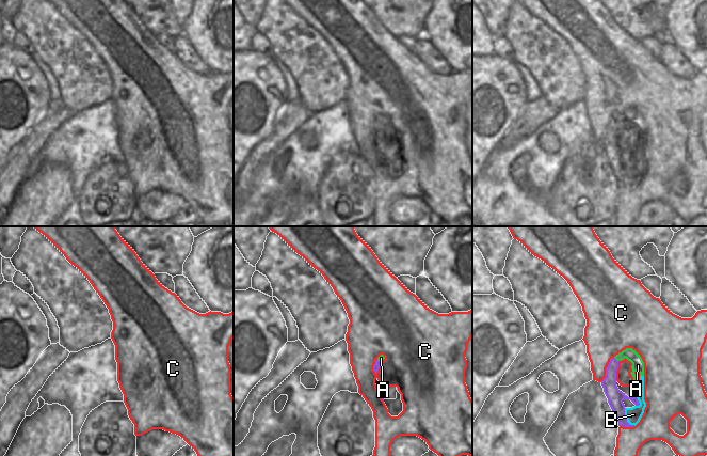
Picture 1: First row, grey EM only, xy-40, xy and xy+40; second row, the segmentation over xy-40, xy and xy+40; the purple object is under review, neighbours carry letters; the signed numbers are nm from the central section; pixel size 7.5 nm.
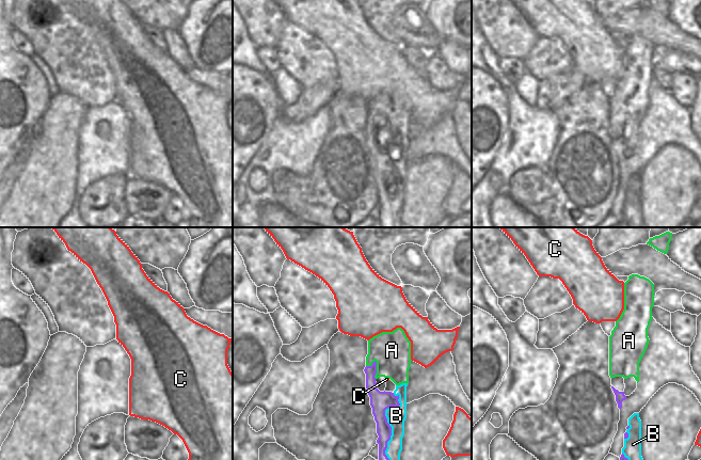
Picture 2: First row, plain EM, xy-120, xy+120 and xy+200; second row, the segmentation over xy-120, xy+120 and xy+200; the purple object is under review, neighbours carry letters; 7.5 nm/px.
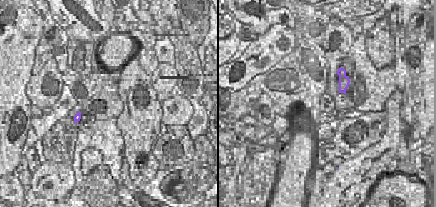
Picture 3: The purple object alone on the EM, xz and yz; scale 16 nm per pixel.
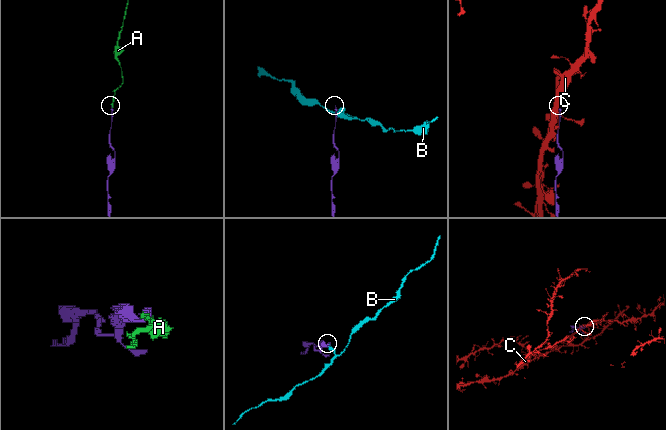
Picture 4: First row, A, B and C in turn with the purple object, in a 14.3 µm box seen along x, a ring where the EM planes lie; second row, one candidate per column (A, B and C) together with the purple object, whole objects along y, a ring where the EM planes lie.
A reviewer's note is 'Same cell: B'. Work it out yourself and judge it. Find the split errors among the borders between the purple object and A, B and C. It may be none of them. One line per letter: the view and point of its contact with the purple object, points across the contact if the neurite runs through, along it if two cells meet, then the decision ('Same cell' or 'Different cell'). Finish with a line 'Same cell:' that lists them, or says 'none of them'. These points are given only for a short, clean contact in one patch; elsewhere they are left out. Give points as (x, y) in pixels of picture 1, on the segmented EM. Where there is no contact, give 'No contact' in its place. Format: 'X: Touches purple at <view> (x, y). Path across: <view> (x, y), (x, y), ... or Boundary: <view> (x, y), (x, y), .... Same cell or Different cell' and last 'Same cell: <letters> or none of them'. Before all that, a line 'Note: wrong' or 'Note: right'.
Note: wrong
A: Touches purple at xy+40 (615, 359). Same cell
B: Touches purple at xy+40 (626, 419). Different cell
C: Touches purple at xy+40 (606, 370). Different cell
Same cell: A.

